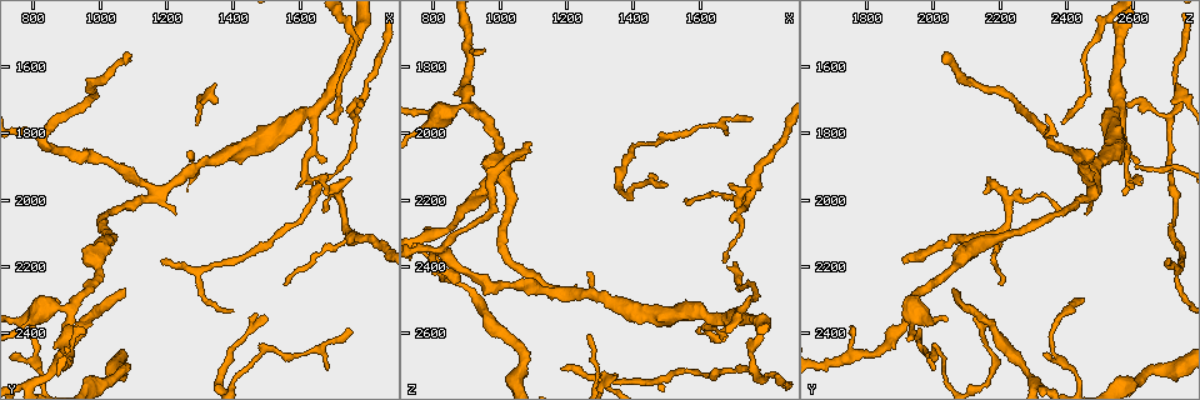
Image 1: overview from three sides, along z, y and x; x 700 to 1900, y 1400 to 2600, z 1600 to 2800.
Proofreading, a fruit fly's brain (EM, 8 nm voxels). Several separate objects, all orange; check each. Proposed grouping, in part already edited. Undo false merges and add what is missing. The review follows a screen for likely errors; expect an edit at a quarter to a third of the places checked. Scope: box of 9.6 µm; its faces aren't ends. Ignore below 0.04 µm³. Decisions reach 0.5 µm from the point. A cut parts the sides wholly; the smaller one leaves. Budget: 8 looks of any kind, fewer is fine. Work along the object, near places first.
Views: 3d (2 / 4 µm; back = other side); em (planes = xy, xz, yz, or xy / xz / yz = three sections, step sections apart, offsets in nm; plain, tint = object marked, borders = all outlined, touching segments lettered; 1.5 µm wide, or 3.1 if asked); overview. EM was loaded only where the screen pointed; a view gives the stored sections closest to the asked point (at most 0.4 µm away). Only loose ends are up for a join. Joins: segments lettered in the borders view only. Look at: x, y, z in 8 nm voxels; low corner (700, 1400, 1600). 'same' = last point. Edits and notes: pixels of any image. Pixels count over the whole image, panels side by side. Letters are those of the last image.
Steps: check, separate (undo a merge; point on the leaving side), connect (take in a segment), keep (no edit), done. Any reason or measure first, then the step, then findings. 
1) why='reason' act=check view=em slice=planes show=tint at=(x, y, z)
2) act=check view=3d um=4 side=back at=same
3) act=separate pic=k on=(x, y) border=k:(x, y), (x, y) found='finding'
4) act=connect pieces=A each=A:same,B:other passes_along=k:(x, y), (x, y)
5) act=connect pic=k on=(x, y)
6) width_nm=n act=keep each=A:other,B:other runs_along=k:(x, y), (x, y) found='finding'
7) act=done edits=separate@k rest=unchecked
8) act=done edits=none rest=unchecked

why='an open end' act=check view=em slice=planes show=plain at=(1670, 1990, 2580)

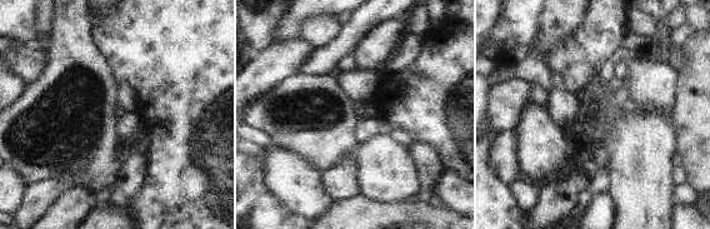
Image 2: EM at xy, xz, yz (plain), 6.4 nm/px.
act=check view=em slice=planes show=borders at=same

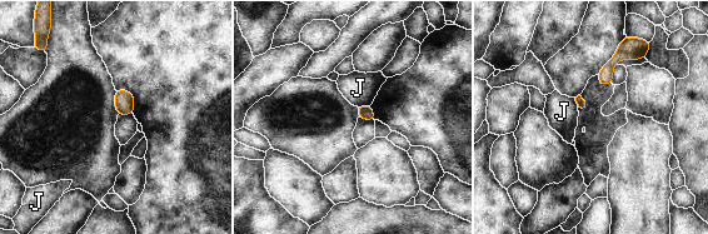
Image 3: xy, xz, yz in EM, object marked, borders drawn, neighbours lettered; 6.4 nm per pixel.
act=keep each=J:other border=3:(369, 104), (359, 104), (357, 106) found='none of them fits'

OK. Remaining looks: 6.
why='branch point' act=check view=em slice=xz step=8 show=tint at=(1640, 1730, 2550)

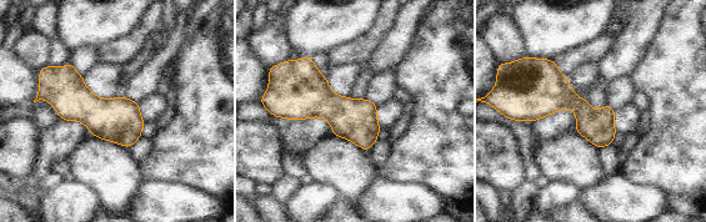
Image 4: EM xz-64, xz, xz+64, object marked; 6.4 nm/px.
act=check view=em slice=yz step=4 show=borders at=same

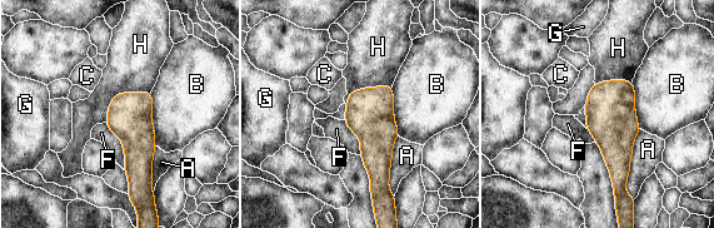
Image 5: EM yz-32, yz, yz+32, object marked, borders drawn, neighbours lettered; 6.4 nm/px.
act=keep each=A:other,B:other,C:other,F:other,G:other,H:other found='one neuron here'

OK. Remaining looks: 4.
act=check view=3d um=4 at=(910, 2330, 1910)

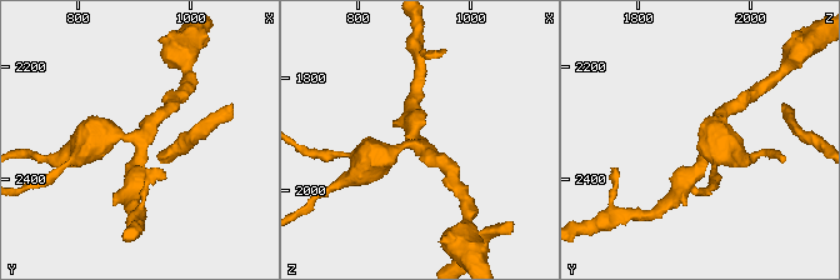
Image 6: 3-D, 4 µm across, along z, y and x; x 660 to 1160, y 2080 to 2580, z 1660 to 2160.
arms=3 arm_widths_nm=220,260,500 act=check view=em slice=planes show=borders at=(905, 2330, 1920)

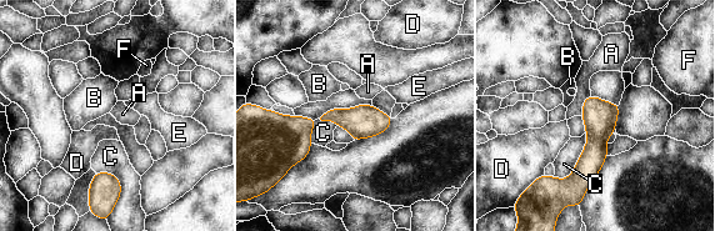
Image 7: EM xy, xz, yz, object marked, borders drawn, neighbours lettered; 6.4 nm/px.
width_nm=220 longest_contact=C:360nm act=keep each=A:other,B:other,C:other,D:other,E:other,F:other found='one neuron here'

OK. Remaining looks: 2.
act=done edits=none rest=unchecked

